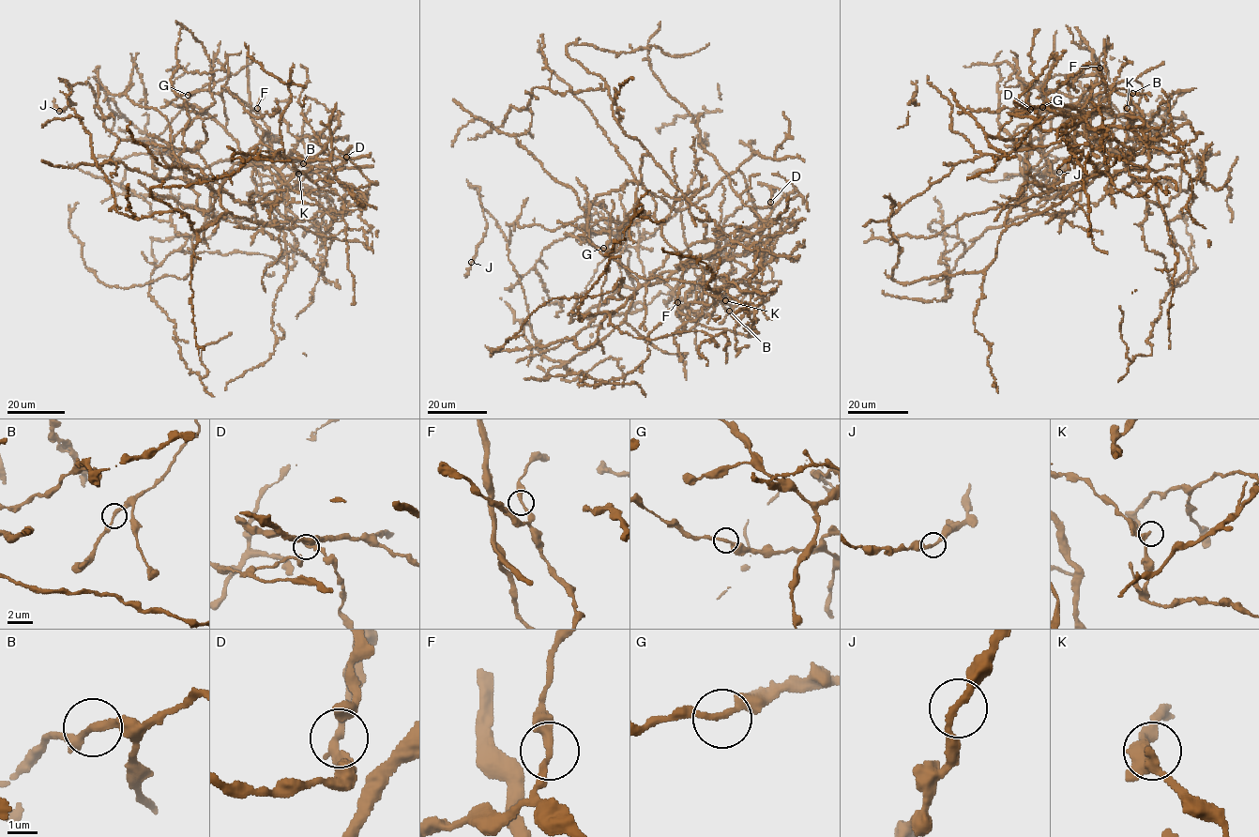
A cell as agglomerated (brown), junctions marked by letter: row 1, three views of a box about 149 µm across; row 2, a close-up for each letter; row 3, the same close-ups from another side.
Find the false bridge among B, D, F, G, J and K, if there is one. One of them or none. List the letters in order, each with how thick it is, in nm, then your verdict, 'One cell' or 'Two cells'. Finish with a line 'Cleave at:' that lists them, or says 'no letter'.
B: Thickness 240 nm. Two cells
D: Thickness 280 nm. One cell
F: Thickness 260 nm. One cell
G: Thickness 200 nm. One cell
J: Thickness 240 nm. One cell
K: Thickness 240 nm. One cell
Cleave at: B

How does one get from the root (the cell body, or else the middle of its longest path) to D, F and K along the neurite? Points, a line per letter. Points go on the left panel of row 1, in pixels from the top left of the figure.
D: (271, 165), (286, 181), (293, 175), (290, 187), (308, 194), (329, 185), (332, 179), (327, 173), (346, 157)
F: (271, 165), (280, 169), (289, 161), (323, 153), (342, 161), (334, 170), (273, 157), (269, 129), (257, 108)
K: (271, 165), (271, 144), (279, 138), (265, 142), (258, 150), (259, 158), (281, 160), (298, 174)

